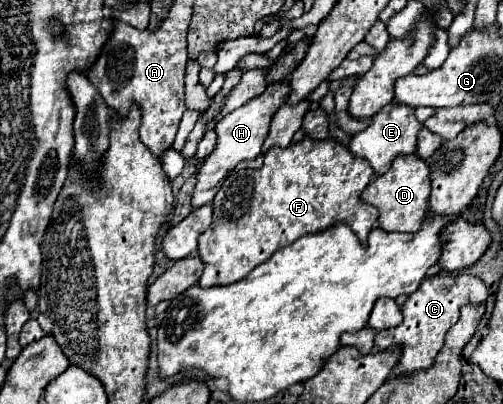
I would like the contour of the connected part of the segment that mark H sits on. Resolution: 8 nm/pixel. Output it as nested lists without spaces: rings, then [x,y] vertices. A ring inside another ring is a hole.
[[[274,82],[270,84],[260,96],[252,98],[250,102],[246,102],[244,106],[232,110],[230,114],[226,114],[218,124],[216,124],[216,148],[212,150],[210,156],[204,158],[204,164],[198,168],[196,174],[196,186],[192,192],[192,208],[200,208],[204,204],[210,204],[214,194],[218,192],[218,182],[242,160],[252,160],[260,154],[260,148],[264,144],[264,138],[268,134],[270,128],[270,118],[272,114],[278,110],[278,106],[286,100],[288,96],[288,84],[286,82]]]

